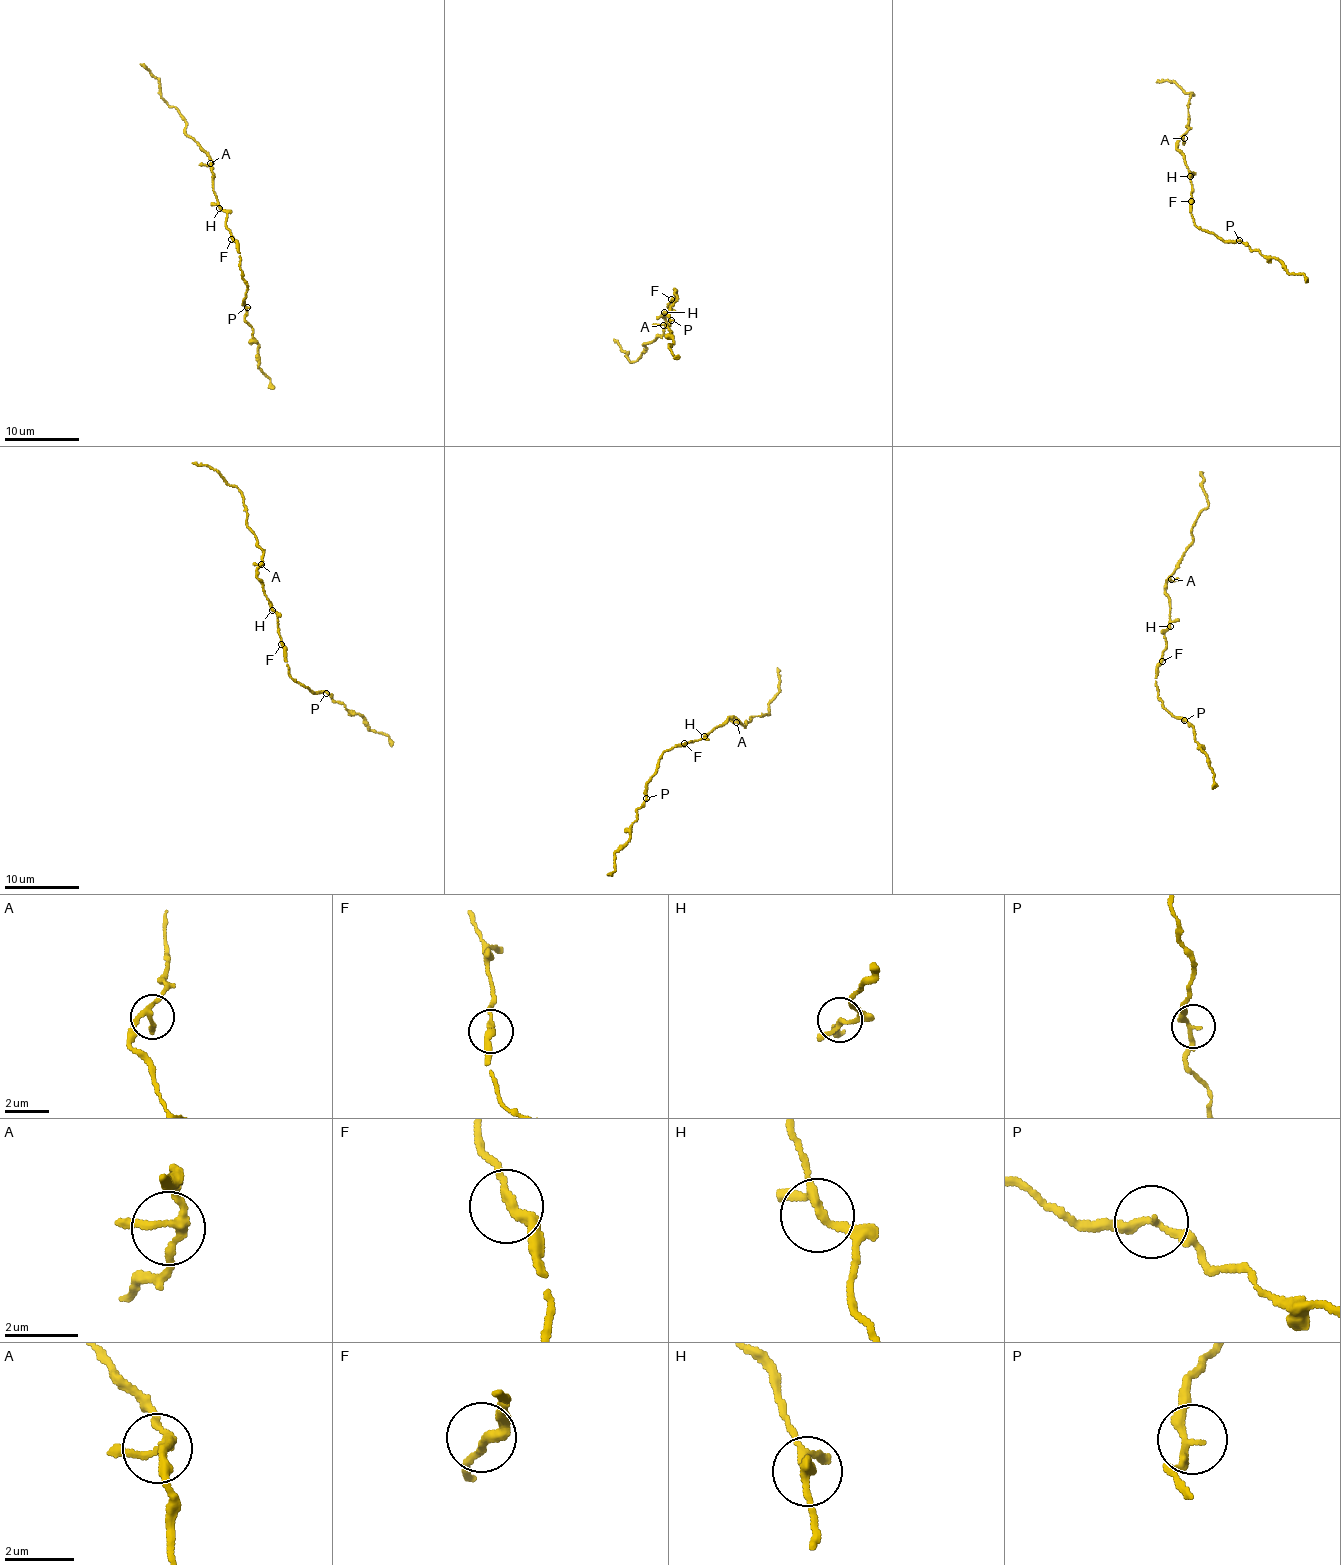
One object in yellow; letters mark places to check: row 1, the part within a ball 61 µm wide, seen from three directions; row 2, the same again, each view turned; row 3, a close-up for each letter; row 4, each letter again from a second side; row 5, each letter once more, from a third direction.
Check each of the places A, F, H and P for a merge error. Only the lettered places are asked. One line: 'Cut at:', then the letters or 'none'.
Cut at: none

